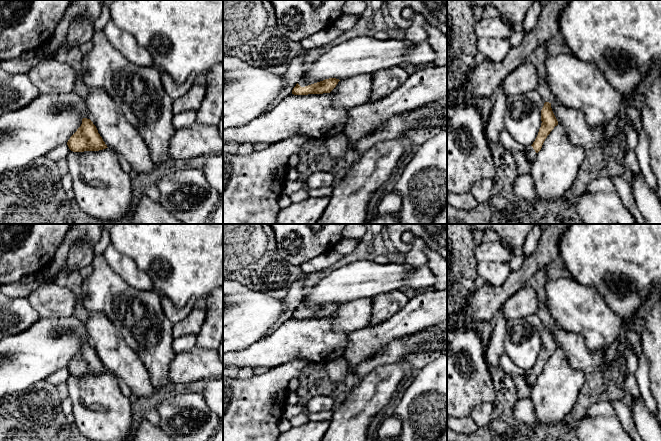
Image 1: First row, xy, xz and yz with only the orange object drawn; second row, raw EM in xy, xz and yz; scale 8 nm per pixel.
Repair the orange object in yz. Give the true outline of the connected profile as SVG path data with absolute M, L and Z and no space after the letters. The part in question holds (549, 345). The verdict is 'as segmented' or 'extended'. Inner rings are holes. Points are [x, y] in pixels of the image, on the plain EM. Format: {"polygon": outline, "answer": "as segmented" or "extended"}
{"polygon": "M545 326L541 334L541 345L541 351L535 365L532 369L527 370L527 374L524 377L525 381L530 385L536 381L536 378L541 374L547 360L554 351L558 349L558 345L551 332L551 327L549 326Z", "answer": "extended"}

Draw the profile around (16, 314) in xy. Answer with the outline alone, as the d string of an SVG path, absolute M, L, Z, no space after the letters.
M0 293L0 340L25 331L39 319L28 298L12 298Z

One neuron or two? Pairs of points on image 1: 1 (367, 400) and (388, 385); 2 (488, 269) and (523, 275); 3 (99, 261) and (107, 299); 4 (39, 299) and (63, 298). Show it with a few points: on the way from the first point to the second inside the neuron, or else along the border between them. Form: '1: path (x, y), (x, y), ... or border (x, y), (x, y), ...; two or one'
1: path (372, 395), (383, 385); one
2: border (512, 270), (502, 284), (488, 284); two
3: path (101, 270), (104, 290); one
4: path (45, 299), (57, 299); one

